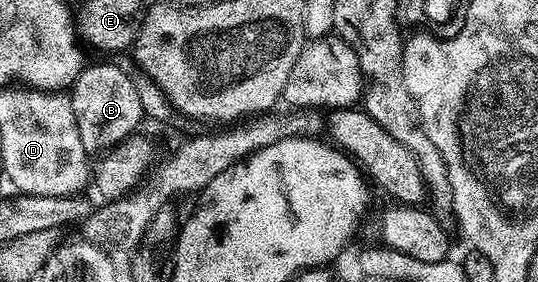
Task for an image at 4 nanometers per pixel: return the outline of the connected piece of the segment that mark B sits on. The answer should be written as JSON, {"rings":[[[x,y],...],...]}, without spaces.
{"rings":[[[113,61],[90,62],[79,73],[71,88],[71,98],[75,109],[75,125],[79,125],[79,141],[83,141],[86,153],[104,153],[140,128],[137,126],[143,122],[143,112],[134,80],[132,74],[117,68]]]}

